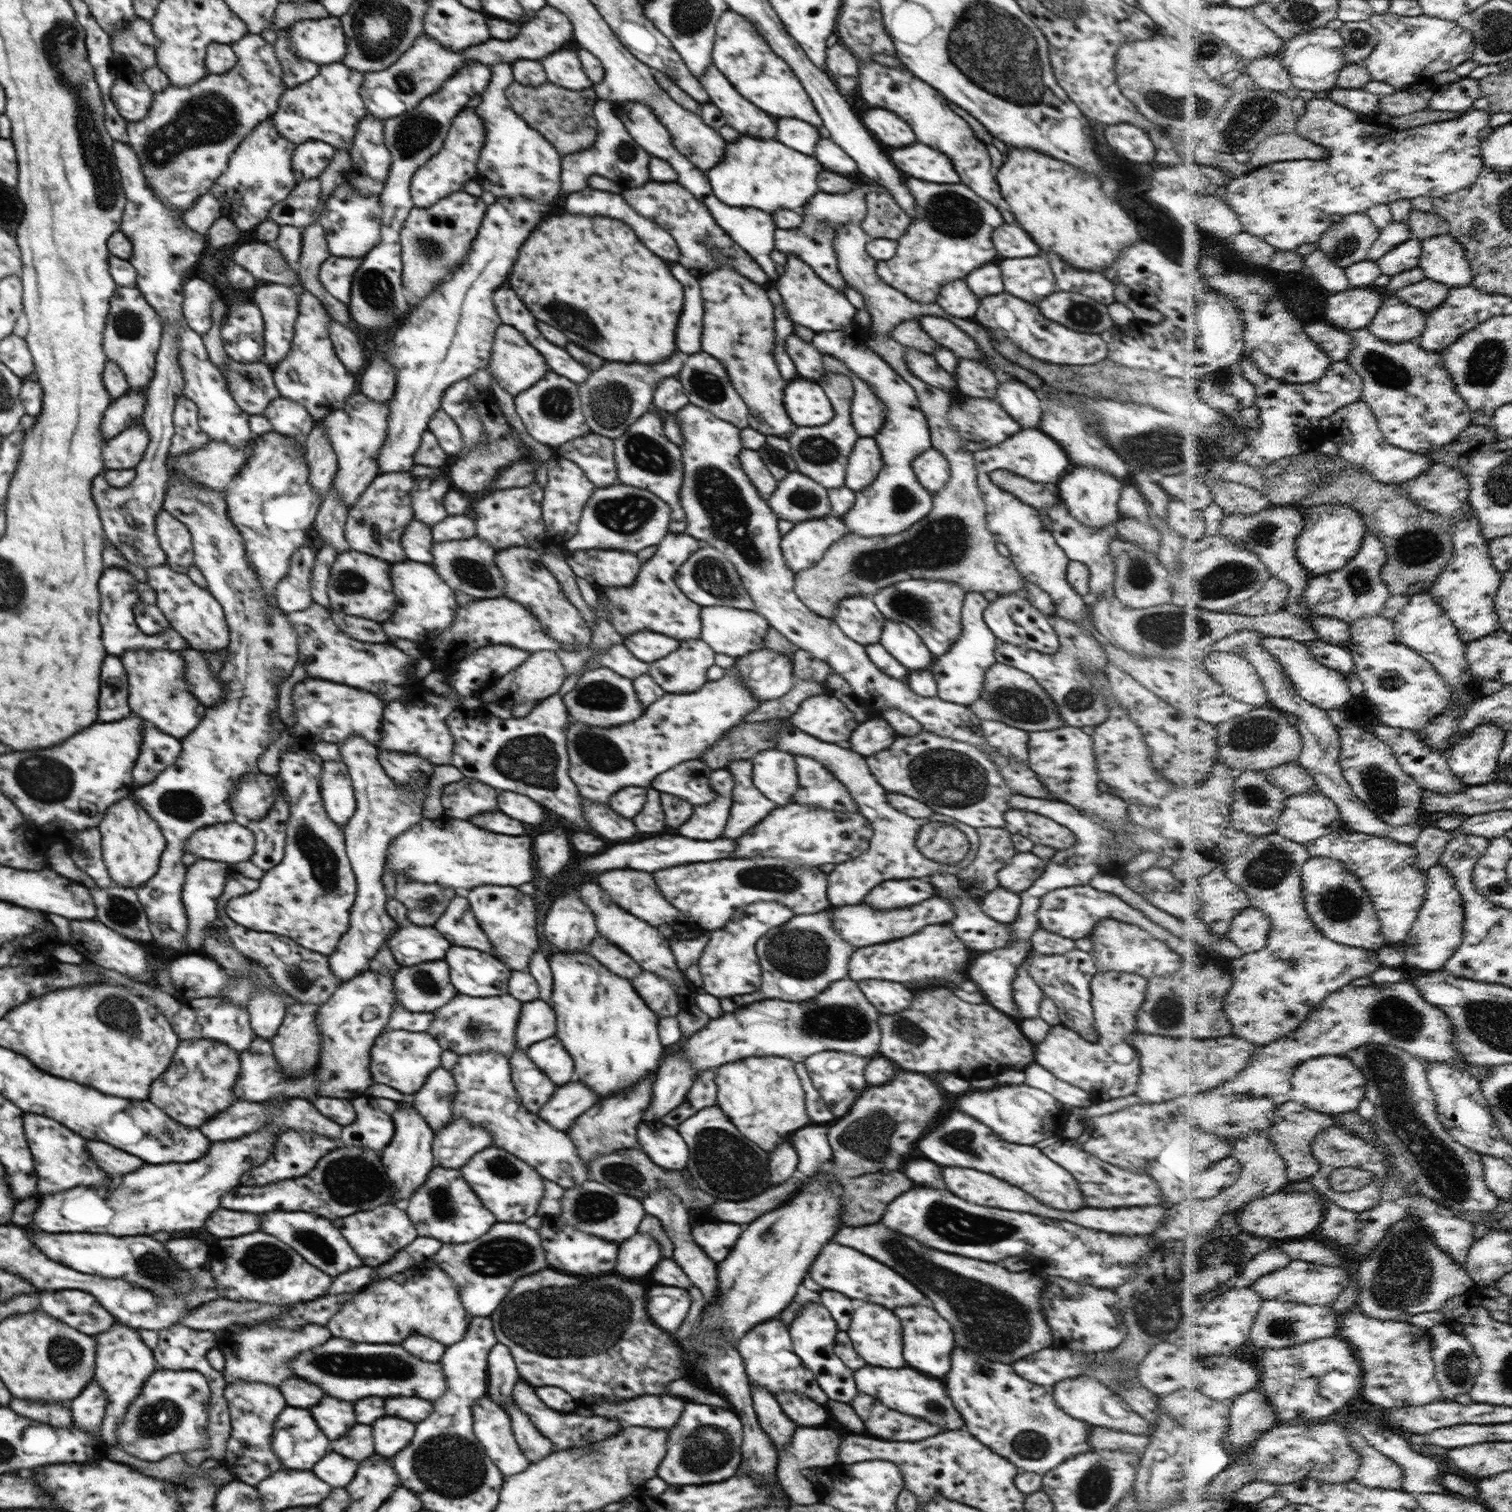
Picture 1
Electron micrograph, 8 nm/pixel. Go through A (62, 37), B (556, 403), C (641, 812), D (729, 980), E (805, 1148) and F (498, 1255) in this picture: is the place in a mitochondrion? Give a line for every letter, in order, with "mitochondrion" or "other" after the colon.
A: mitochondrion
B: mitochondrion
C: other
D: other
E: other
F: mitochondrion

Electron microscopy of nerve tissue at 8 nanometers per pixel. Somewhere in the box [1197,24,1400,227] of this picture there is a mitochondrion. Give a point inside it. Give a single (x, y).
(1255, 114)

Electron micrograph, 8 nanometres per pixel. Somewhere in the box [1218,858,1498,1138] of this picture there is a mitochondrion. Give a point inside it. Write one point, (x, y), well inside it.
(1400, 1019)

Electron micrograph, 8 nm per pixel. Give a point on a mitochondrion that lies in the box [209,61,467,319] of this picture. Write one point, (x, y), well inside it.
(412, 135)

